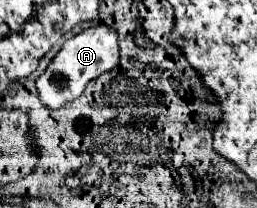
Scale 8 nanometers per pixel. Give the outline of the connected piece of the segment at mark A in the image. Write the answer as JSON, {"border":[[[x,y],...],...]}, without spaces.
{"border":[[[107,25],[87,27],[79,35],[65,41],[63,49],[51,61],[47,71],[37,79],[39,97],[49,109],[59,109],[63,103],[77,99],[91,79],[99,77],[105,71],[111,71],[117,65],[119,65],[117,31],[107,27]]]}

